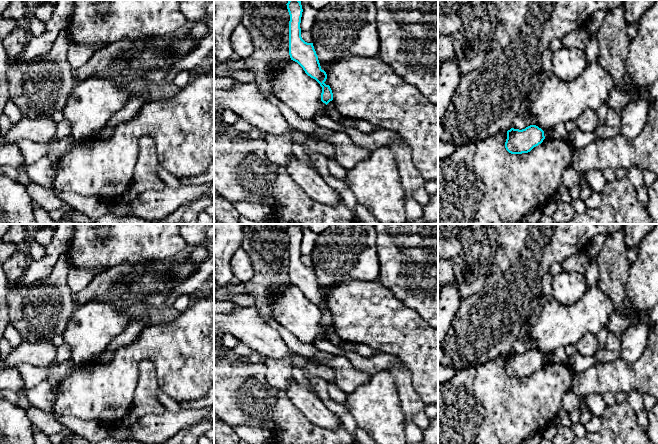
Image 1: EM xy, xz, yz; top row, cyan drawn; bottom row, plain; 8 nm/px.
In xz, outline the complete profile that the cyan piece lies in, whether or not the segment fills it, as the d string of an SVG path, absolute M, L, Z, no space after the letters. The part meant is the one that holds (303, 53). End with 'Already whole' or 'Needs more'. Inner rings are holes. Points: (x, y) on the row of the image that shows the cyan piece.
M289 0L287 9L289 21L289 55L291 60L297 62L311 78L315 79L322 87L321 101L326 105L333 100L333 93L329 85L324 82L327 74L321 69L318 56L313 43L305 42L301 37L302 5L300 0Z. Already whole

